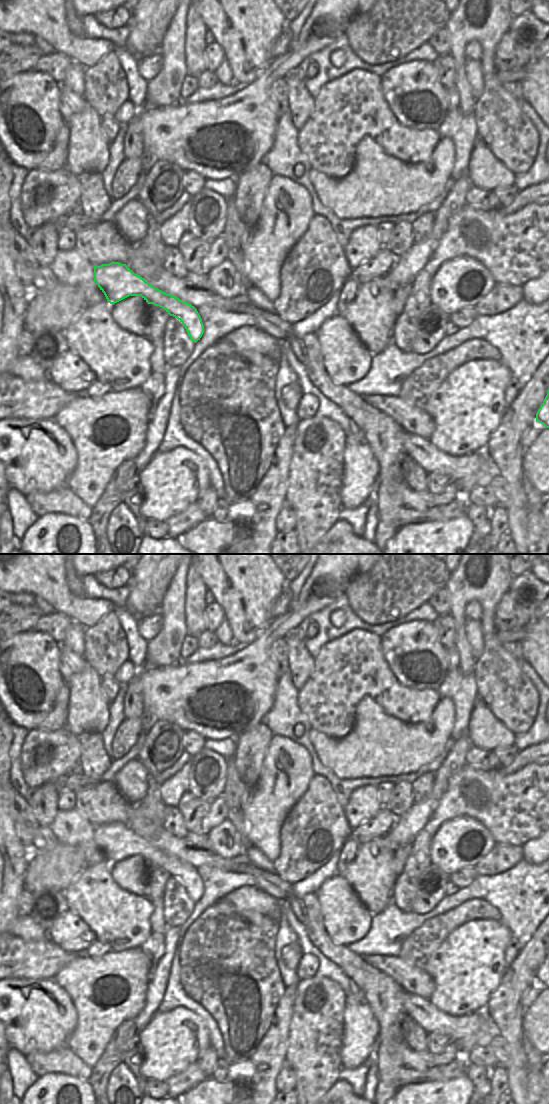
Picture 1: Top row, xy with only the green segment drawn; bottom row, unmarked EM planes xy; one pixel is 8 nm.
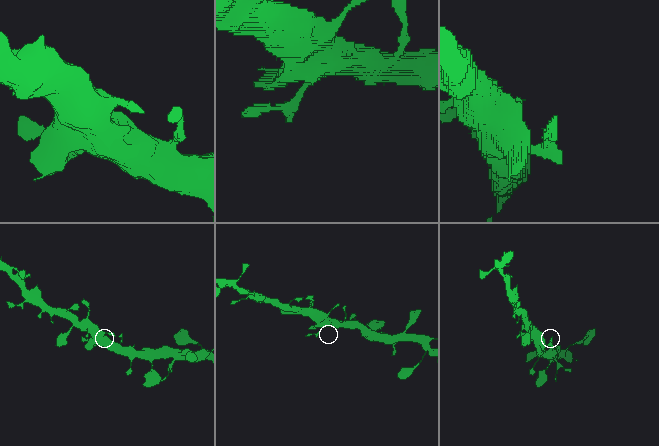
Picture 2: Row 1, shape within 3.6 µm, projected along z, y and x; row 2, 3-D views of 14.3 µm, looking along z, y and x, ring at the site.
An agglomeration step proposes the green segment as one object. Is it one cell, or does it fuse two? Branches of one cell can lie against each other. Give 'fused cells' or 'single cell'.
single cell

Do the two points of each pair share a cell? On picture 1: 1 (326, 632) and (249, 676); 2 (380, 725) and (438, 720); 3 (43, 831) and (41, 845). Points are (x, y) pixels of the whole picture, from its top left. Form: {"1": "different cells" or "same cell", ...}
{"1": "different cells", "2": "same cell", "3": "same cell"}

